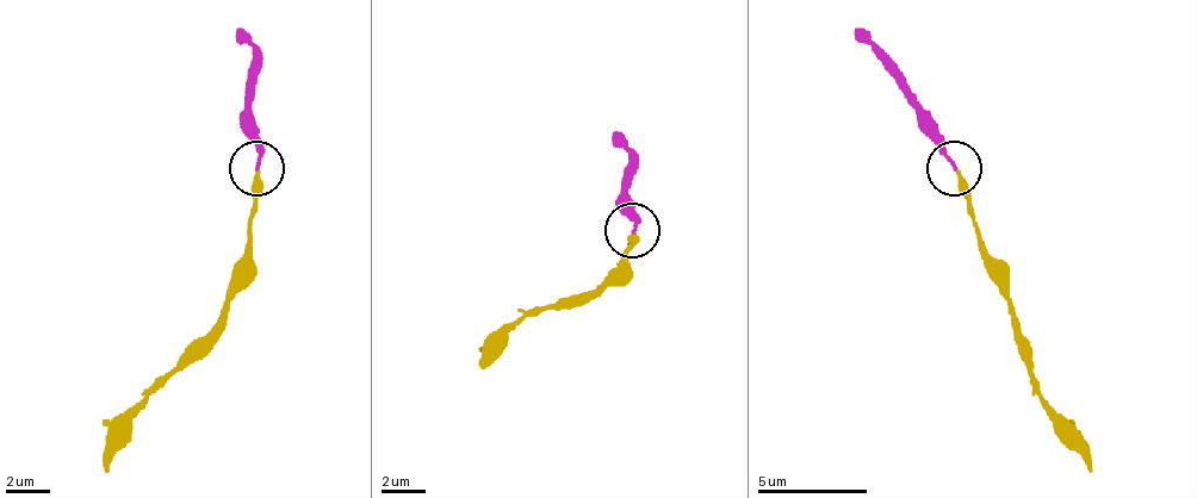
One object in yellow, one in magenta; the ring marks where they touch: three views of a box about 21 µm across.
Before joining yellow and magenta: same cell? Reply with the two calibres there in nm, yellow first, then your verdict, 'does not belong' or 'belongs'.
calibres 320 and 160 nm; belongs

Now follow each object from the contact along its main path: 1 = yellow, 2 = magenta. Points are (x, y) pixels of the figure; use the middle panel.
1: (634, 232), (628, 254), (601, 287), (535, 309), (481, 368)
2: (634, 232), (628, 150), (612, 134)

